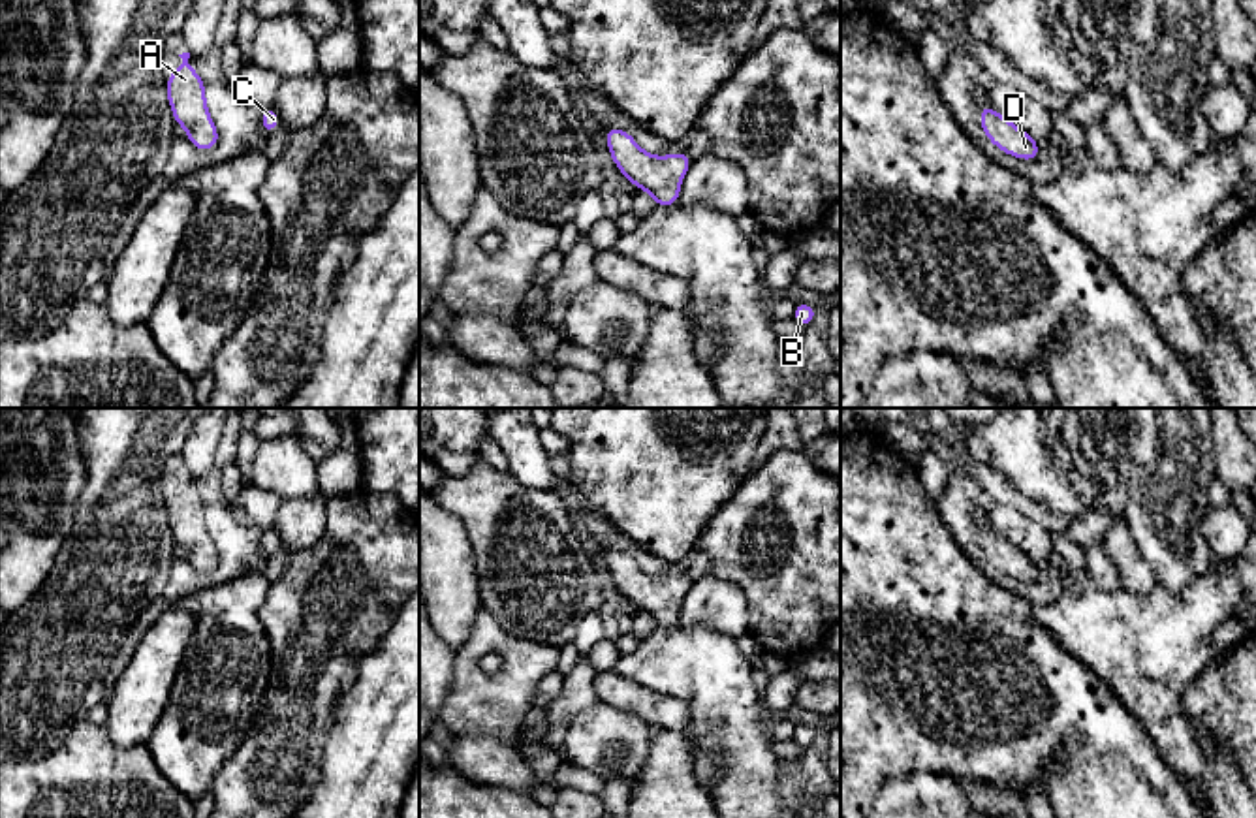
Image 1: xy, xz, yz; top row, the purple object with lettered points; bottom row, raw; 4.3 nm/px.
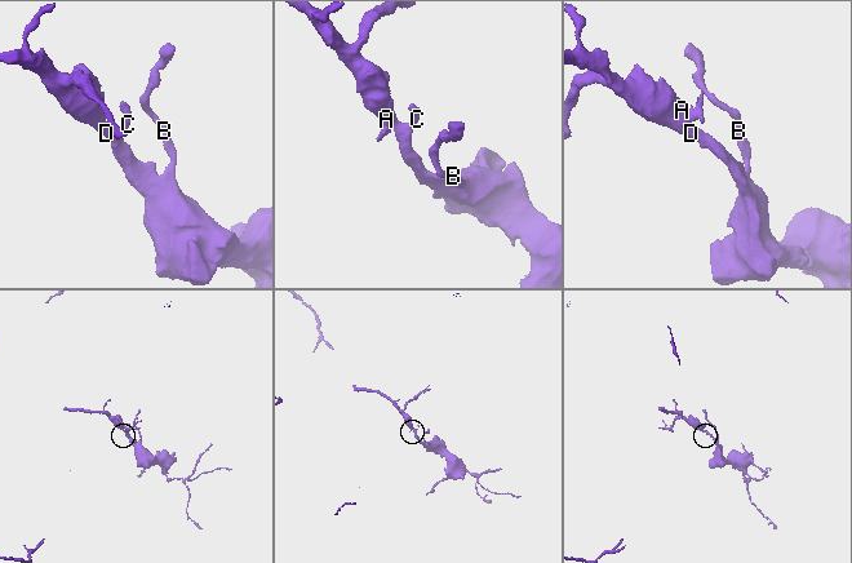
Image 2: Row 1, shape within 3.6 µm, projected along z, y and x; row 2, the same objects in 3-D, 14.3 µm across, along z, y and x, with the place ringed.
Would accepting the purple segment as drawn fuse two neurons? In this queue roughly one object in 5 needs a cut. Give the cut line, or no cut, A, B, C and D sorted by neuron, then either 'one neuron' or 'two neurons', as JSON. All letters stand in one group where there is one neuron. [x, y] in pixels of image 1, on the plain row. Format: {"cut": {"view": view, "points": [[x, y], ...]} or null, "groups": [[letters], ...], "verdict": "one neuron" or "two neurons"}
{"cut": null, "groups": [["A", "B", "C", "D"]], "verdict": "one neuron"}

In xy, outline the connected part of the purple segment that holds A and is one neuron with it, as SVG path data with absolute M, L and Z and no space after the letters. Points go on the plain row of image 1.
M190 474L179 476L182 485L165 504L167 521L177 547L188 551L186 560L197 572L211 572L218 566L218 551L207 532L205 504L188 485Z

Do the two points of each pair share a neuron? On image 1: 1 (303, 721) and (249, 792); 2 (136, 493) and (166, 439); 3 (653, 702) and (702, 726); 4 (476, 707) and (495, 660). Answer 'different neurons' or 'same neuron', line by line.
1: same neuron
2: same neuron
3: different neurons
4: different neurons

